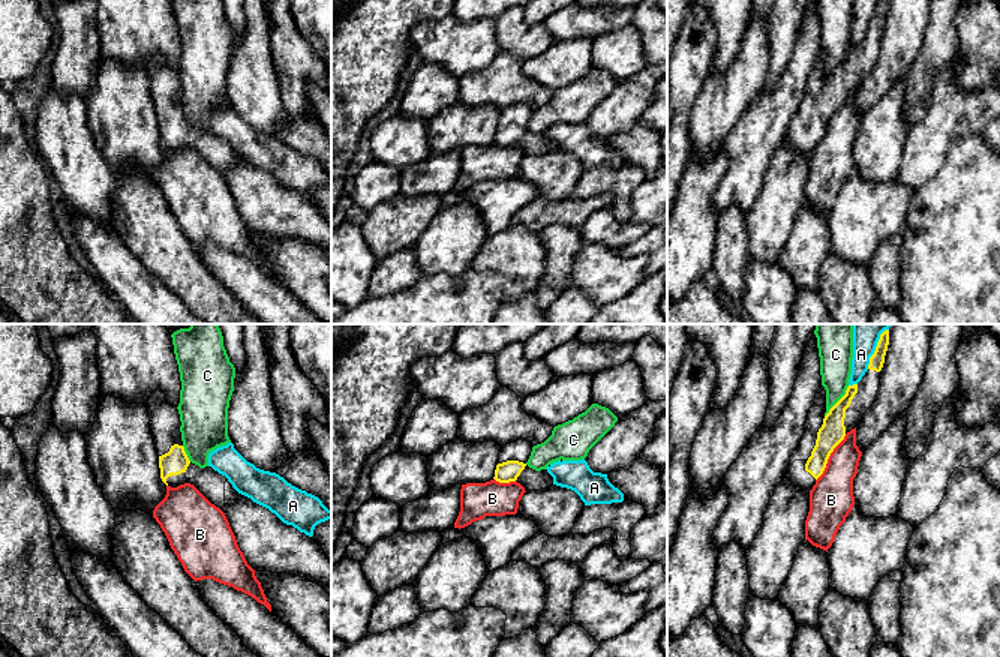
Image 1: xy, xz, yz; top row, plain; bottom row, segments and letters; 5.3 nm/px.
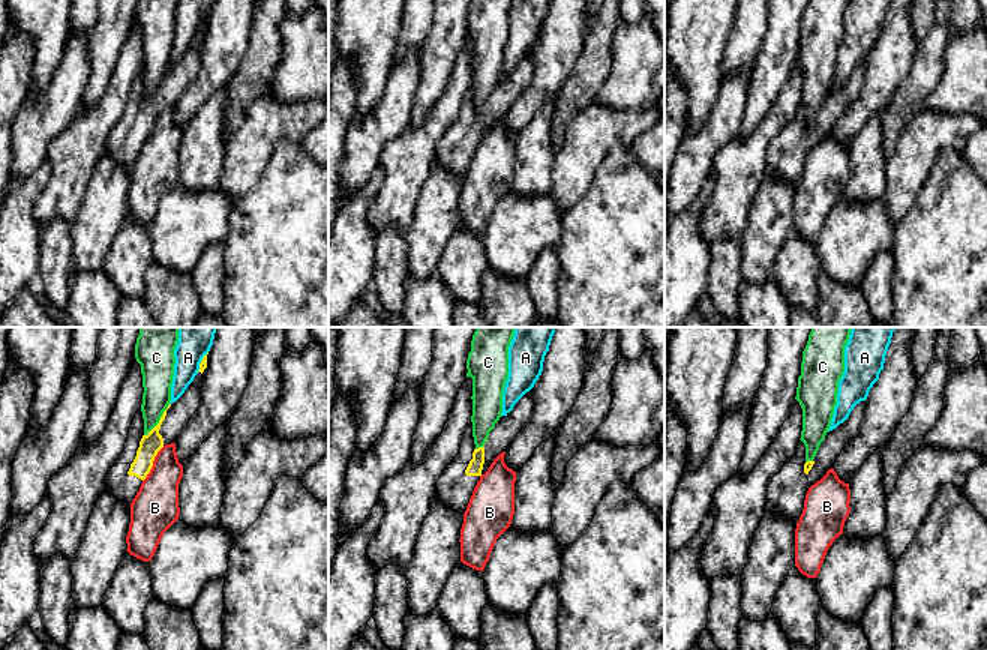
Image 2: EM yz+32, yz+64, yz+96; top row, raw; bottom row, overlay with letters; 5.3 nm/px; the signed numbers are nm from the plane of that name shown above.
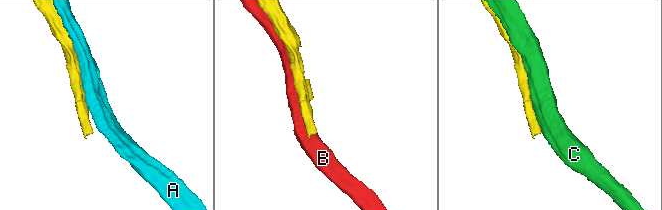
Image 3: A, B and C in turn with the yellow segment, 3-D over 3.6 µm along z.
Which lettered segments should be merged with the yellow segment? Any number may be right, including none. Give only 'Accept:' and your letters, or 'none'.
Accept: none

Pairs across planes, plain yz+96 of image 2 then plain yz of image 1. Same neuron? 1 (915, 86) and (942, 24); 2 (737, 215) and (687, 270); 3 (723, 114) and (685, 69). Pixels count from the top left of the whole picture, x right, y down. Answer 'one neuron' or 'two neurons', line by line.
1: one neuron
2: two neurons
3: two neurons

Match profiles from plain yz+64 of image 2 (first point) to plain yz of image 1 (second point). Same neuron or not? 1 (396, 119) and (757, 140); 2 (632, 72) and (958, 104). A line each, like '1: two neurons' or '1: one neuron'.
1: two neurons
2: two neurons

